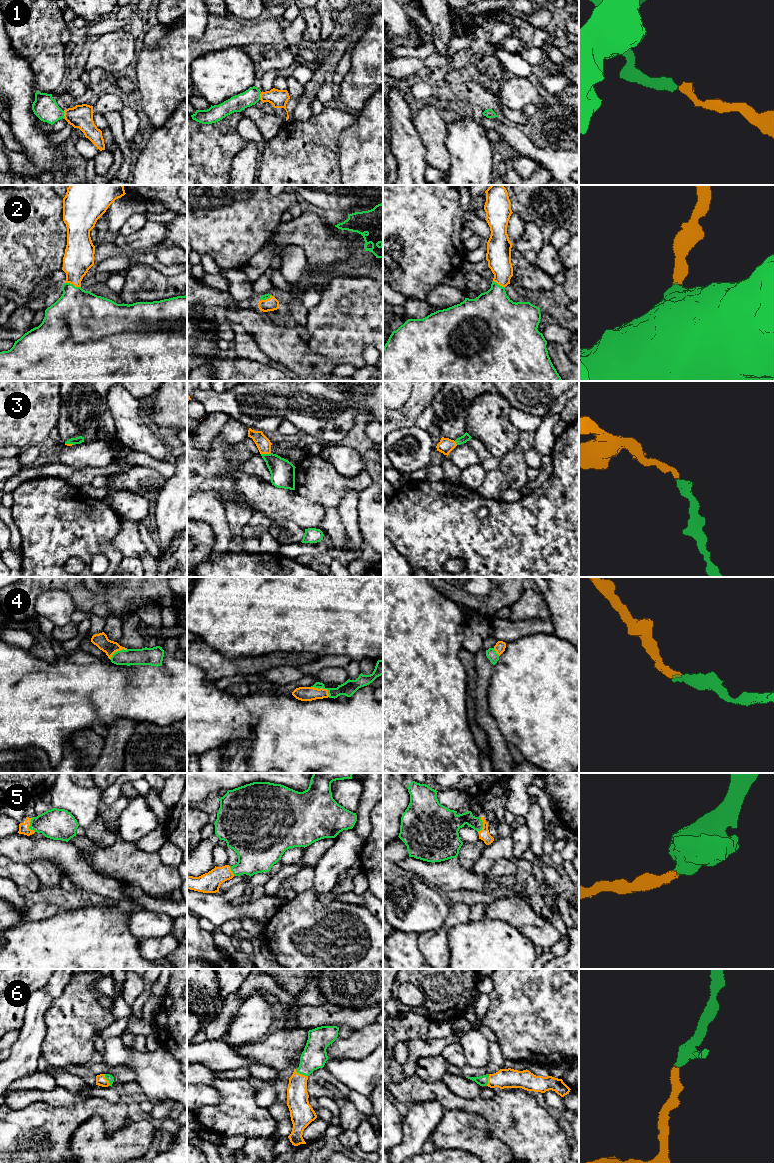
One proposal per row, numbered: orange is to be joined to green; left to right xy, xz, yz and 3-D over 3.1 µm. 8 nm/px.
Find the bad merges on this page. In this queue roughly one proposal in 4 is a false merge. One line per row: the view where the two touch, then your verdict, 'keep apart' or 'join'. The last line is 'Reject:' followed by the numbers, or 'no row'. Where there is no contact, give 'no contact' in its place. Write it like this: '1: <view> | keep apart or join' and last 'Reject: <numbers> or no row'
1: xz | join
2: xy | join
3: xz | join
4: xz | join
5: xy | join
6: xz | join
Reject: no row

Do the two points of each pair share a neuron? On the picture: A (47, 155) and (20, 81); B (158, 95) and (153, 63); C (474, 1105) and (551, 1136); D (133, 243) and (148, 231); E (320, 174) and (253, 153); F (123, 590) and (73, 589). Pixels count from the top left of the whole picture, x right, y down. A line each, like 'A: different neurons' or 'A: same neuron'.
A: same neuron
B: same neuron
C: same neuron
D: same neuron
E: different neurons
F: same neuron

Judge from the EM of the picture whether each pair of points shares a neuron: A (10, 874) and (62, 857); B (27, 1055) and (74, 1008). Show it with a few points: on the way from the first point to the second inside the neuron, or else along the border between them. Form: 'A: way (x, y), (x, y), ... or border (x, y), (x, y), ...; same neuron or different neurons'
A: border (10, 859), (28, 865); different neurons
B: border (45, 1013), (46, 1036), (41, 1047), (40, 1056); different neurons

